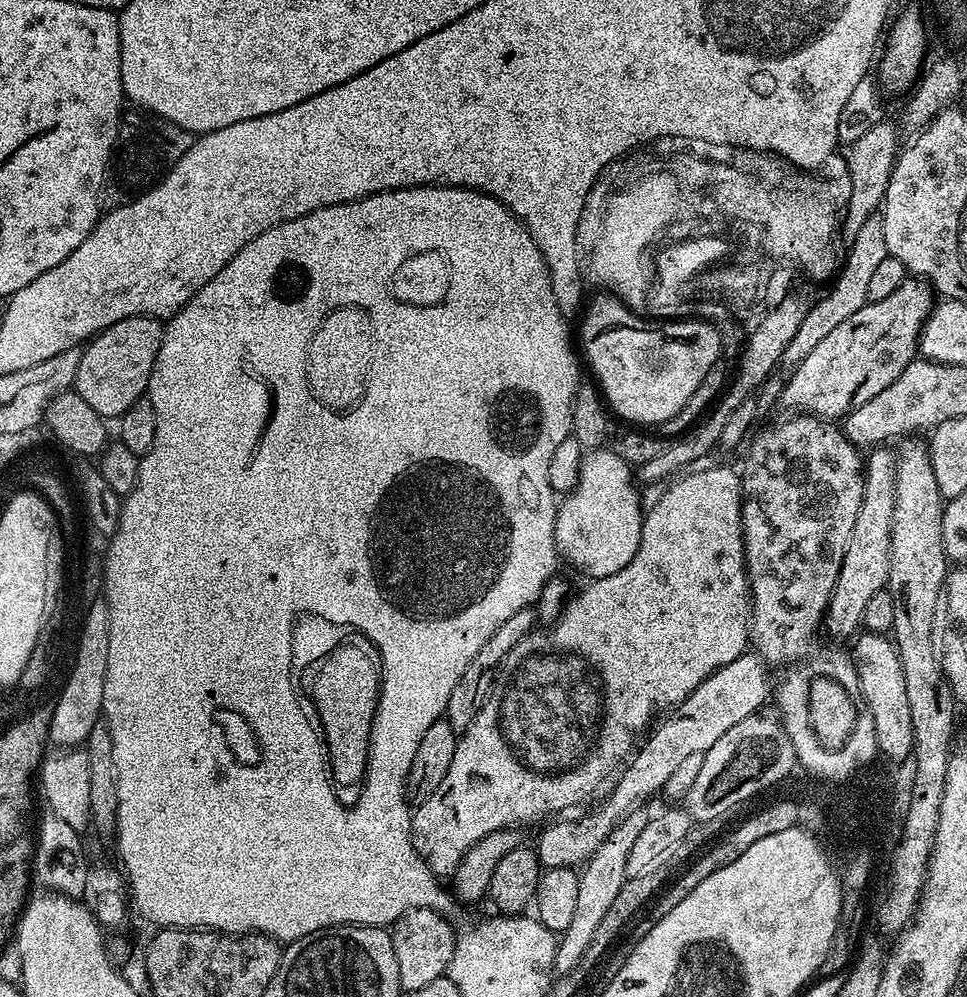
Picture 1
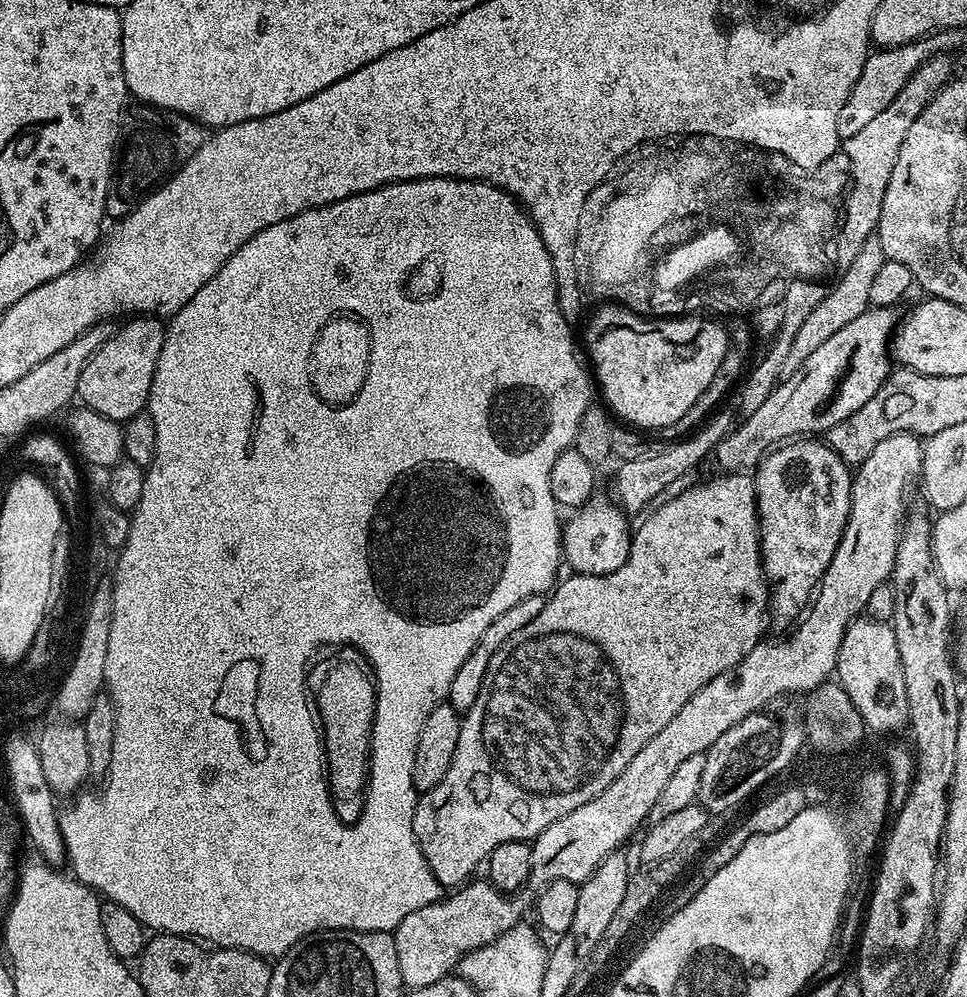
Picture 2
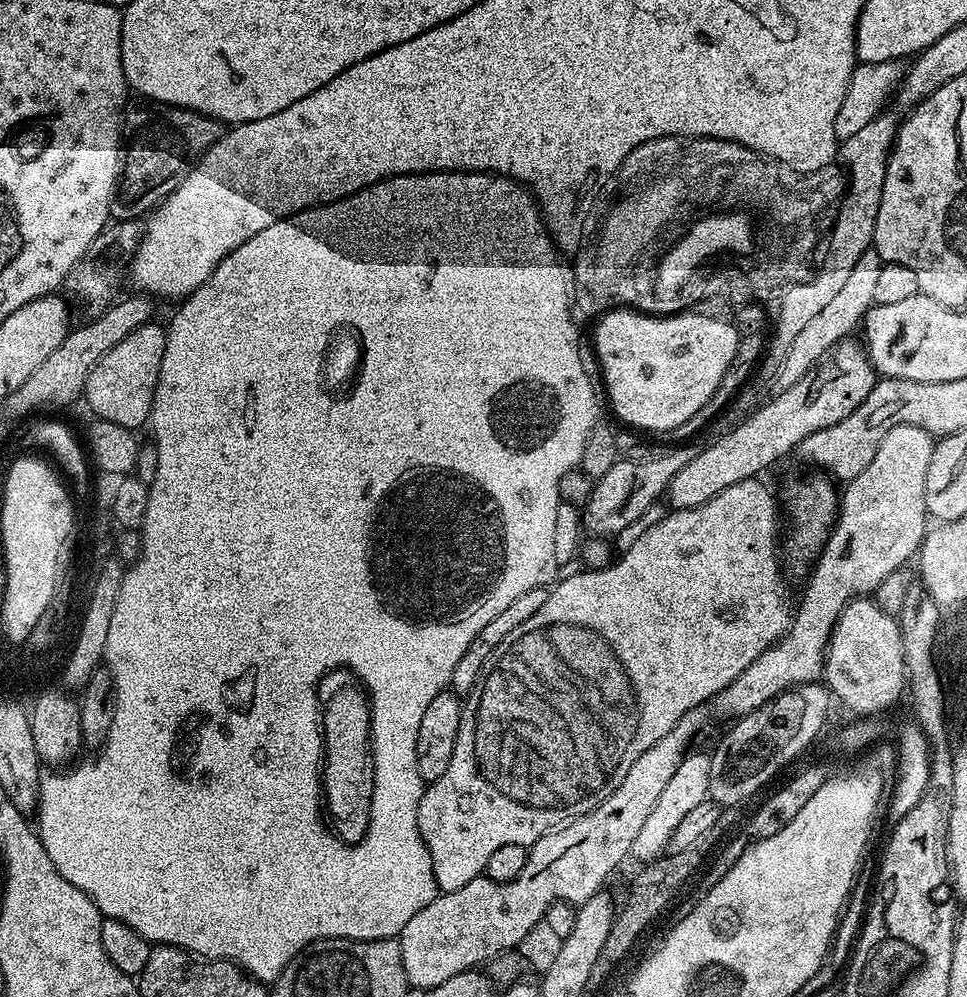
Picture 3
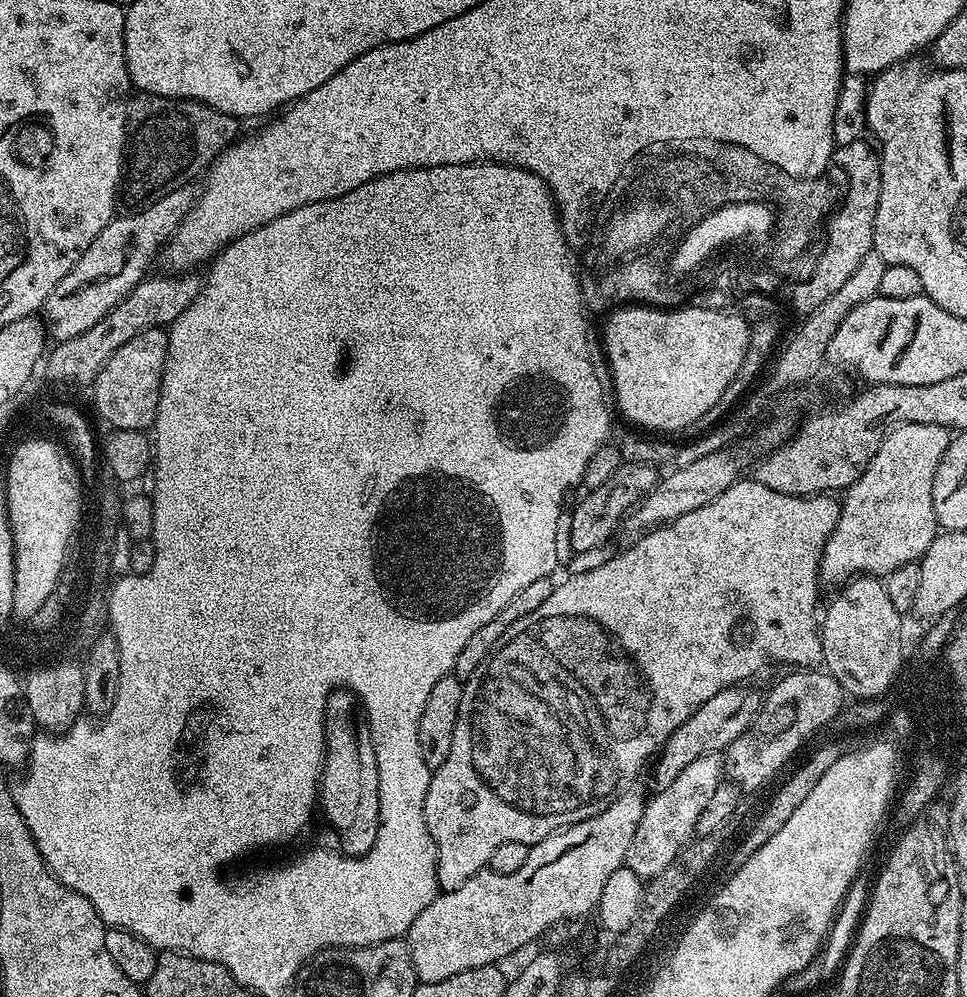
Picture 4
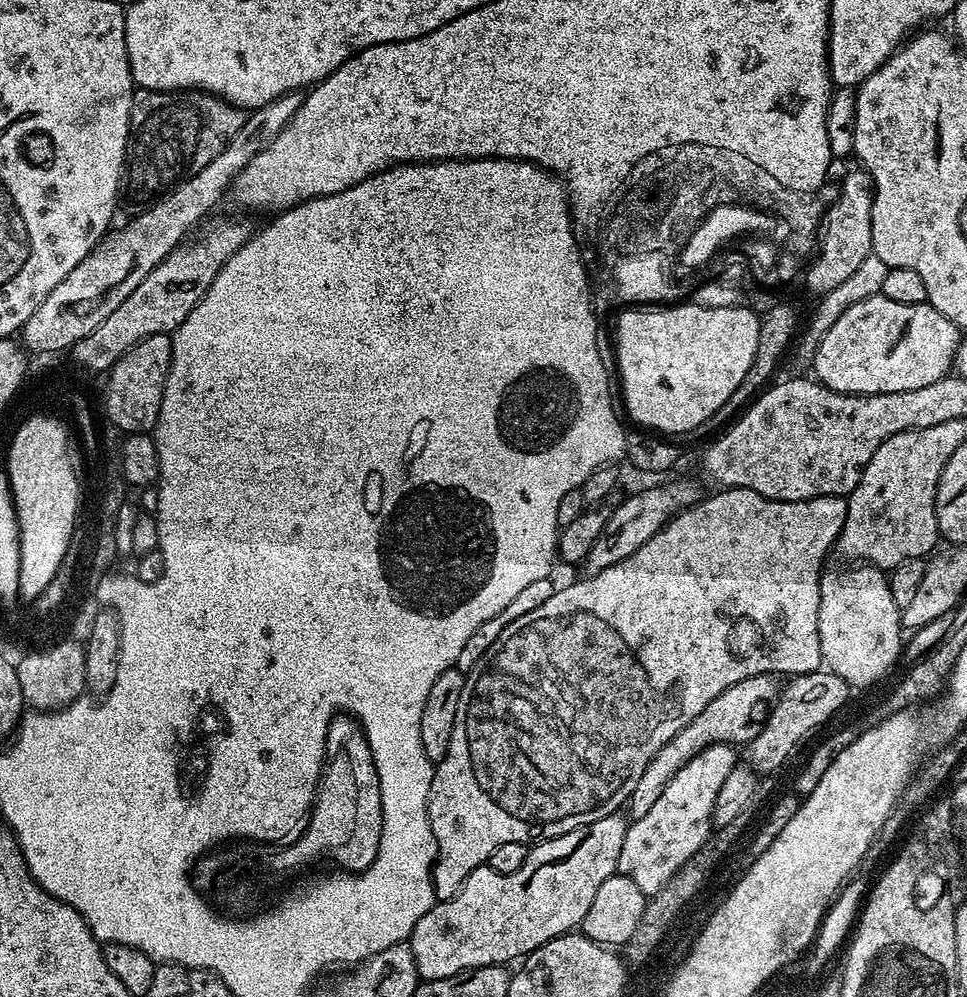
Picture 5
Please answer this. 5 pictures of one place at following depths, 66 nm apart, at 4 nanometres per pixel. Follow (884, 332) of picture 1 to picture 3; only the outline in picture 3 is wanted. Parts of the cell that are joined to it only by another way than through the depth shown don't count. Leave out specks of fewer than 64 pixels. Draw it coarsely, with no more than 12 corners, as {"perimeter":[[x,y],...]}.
{"perimeter":[[847,338],[674,474],[673,509],[764,474],[854,414],[878,373]]}

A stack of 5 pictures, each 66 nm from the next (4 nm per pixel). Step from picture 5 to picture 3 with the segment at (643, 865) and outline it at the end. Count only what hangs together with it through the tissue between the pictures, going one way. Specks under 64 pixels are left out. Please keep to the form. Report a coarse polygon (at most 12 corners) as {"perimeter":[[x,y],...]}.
{"perimeter":[[685,755],[650,809],[631,859],[665,855],[678,822],[709,799],[711,755]]}

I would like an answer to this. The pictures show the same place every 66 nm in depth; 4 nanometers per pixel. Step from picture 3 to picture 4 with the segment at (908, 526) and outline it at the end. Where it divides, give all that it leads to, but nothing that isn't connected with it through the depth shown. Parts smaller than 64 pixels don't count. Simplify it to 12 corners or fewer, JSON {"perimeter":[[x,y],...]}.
{"perimeter":[[898,424],[843,493],[821,585],[886,578],[938,534],[950,439]]}

